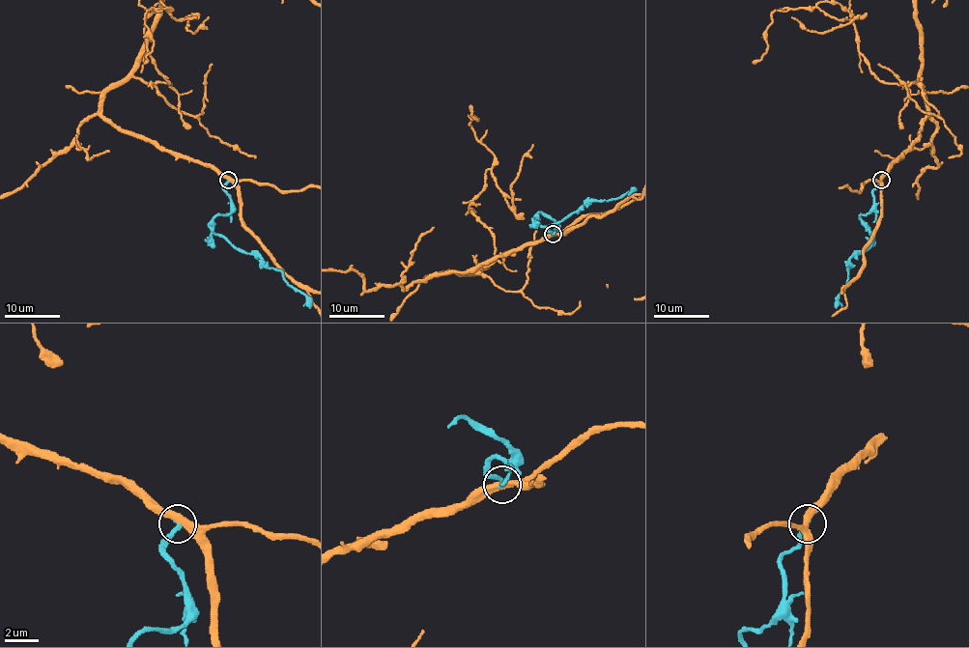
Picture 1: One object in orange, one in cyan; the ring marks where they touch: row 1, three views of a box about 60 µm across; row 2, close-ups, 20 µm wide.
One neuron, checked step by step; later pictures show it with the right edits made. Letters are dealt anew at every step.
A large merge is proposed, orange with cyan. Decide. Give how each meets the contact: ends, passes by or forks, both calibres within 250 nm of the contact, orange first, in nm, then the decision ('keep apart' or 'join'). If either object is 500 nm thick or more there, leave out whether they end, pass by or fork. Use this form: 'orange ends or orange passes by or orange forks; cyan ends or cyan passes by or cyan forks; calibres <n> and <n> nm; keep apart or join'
orange passes by; cyan ends; calibres 400 and 240 nm; keep apart

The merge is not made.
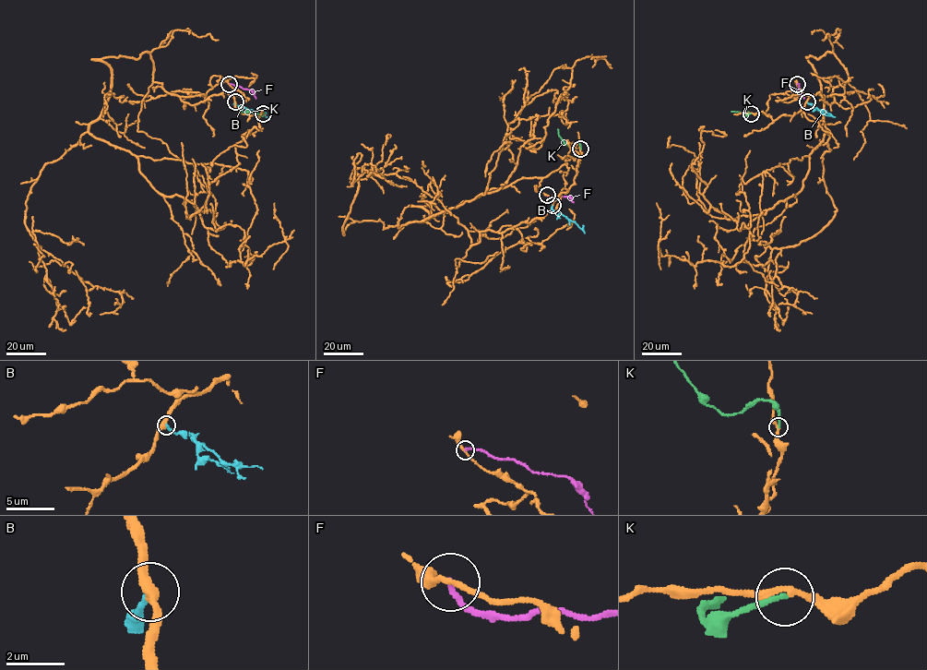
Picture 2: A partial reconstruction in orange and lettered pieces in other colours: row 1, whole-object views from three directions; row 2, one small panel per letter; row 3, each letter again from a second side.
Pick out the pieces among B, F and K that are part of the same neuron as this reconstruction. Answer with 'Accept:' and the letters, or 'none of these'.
Accept: B, K

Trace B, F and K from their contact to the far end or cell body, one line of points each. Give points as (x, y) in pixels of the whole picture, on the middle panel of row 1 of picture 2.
B: (552, 205), (552, 210), (574, 221), (581, 229), (582, 225)
F: (546, 195), (567, 197), (574, 202)
K: (580, 149), (578, 143), (566, 145), (557, 129)

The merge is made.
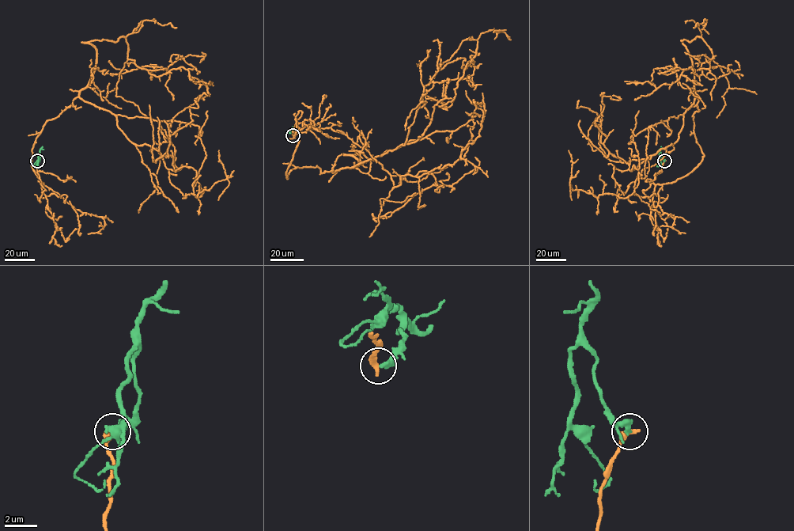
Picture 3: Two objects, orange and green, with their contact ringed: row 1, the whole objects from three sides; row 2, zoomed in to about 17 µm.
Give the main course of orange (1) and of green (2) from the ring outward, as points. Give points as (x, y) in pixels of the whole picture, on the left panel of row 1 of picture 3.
1: (37, 161), (41, 185), (33, 144), (88, 84), (88, 43), (124, 36), (138, 66), (210, 82), (193, 81)
2: (37, 161), (39, 153), (34, 164), (36, 164)

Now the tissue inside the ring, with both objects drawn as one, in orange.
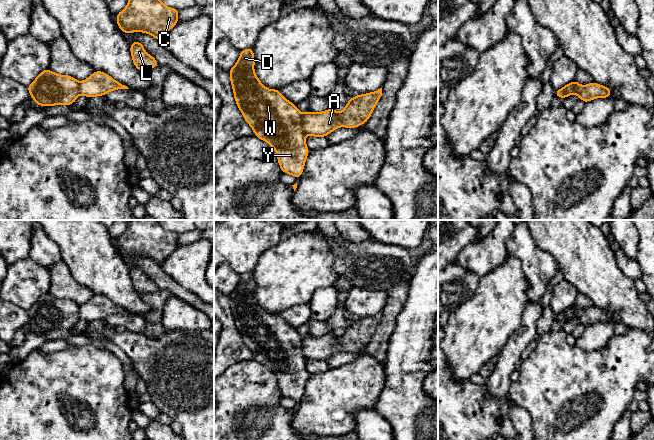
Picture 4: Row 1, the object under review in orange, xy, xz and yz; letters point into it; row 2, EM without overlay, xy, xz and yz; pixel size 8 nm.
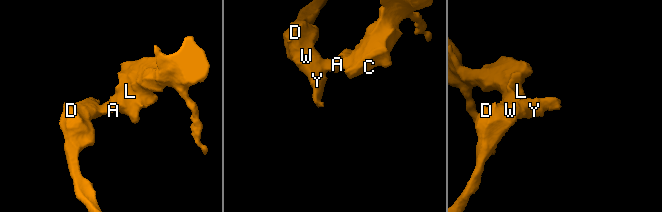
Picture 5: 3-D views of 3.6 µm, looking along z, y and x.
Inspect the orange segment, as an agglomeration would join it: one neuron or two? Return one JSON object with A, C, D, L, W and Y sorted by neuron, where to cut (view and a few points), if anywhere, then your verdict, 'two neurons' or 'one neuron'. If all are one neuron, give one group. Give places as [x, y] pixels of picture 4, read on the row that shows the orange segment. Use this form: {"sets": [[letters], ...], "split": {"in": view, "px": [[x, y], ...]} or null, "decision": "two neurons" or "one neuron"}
{"sets": [["A", "C", "L"], ["D", "W", "Y"]], "split": {"in": "xz", "px": [[303, 113], [302, 129], [306, 133]]}, "decision": "two neurons"}

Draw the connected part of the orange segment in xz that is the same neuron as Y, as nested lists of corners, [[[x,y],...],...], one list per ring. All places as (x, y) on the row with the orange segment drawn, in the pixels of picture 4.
[[[246,48],[240,51],[238,61],[229,70],[236,105],[244,120],[253,129],[254,135],[275,150],[281,171],[299,179],[310,152],[306,146],[306,133],[302,127],[304,113],[298,110],[296,104],[287,100],[278,89],[266,88],[255,74],[254,65],[253,48]]]

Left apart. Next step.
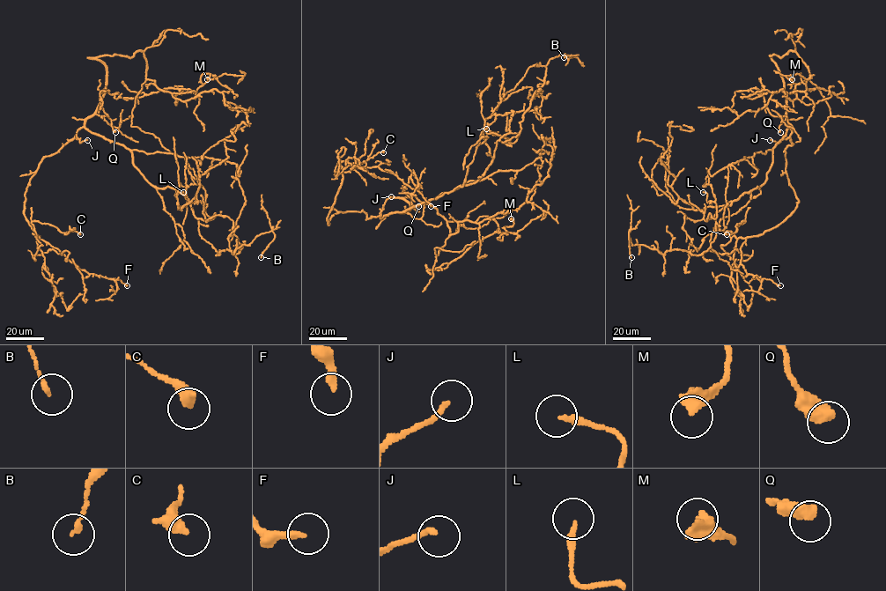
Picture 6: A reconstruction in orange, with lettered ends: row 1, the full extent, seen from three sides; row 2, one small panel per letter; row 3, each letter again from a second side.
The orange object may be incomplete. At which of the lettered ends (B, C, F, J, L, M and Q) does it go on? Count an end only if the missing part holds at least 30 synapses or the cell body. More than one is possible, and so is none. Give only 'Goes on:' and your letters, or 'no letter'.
Goes on: no letter

